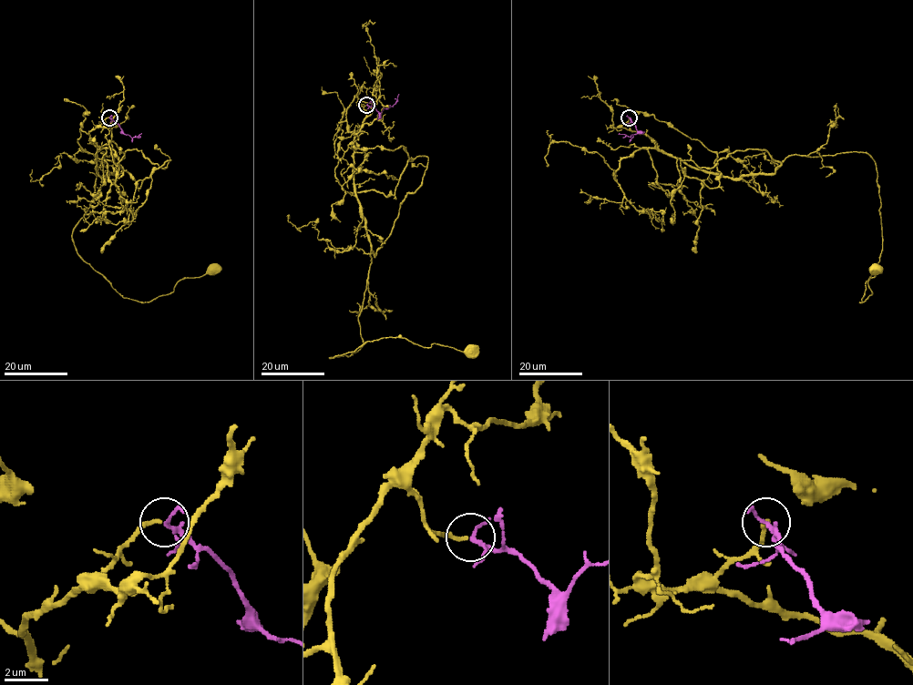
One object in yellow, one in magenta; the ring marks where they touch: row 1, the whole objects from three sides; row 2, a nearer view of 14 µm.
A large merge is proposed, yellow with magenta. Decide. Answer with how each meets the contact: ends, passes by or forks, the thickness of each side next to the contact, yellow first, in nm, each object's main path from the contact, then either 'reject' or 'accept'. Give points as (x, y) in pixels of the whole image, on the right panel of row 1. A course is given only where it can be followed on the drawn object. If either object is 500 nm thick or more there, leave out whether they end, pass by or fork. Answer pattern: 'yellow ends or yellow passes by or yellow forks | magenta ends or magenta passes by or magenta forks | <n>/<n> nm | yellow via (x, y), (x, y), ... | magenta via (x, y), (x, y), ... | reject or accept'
yellow ends | magenta forks | 190/130 nm | yellow via (629, 117), (621, 126), (667, 154), (731, 178), (866, 152), (882, 251), (861, 301), (875, 267) | magenta via (629, 117), (637, 132), (630, 138), (619, 133) | accept

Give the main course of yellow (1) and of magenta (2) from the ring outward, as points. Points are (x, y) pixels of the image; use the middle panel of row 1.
1: (366, 105), (355, 97), (346, 122), (371, 249), (358, 318), (362, 346), (329, 357), (396, 337), (470, 351)
2: (366, 105), (380, 112), (393, 106), (399, 94)

